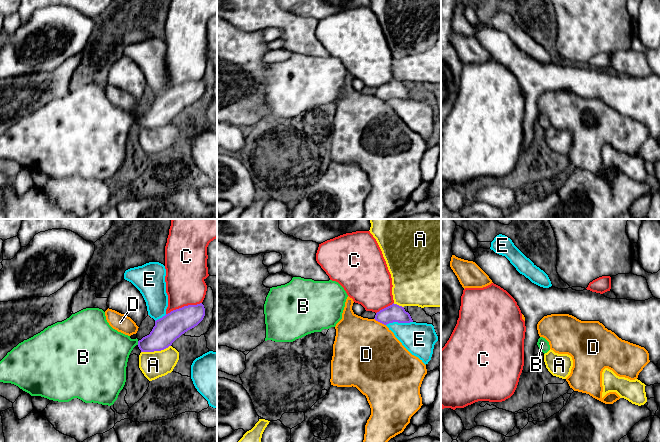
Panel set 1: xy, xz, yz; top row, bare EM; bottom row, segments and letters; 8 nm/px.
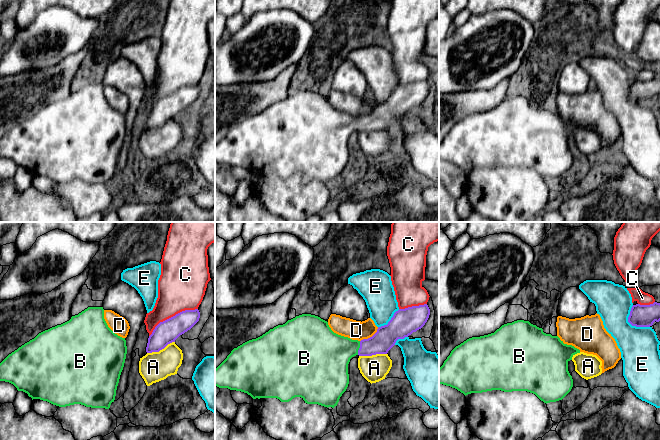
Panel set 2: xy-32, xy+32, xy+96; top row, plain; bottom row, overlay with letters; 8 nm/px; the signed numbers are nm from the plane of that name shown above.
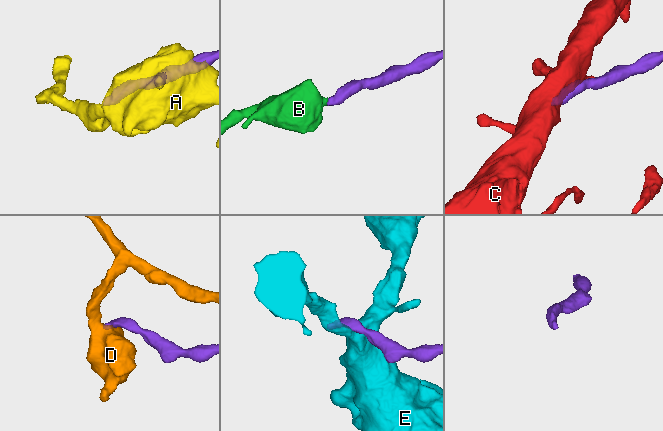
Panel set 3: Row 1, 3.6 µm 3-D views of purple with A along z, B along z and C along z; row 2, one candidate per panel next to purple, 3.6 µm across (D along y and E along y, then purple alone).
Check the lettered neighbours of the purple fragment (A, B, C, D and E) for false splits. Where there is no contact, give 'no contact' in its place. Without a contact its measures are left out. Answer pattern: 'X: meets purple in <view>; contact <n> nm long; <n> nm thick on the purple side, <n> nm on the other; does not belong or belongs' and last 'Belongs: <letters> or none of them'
A: meets purple in xy; contact 240 nm long; 220 nm thick on the purple side, 220 nm on the other; does not belong
B: meets purple in xy; contact 30 nm long; 200 nm thick on the purple side, 340 nm on the other; belongs
C: meets purple in xy; contact 300 nm long; 220 nm thick on the purple side, 320 nm on the other; does not belong
D: meets purple in xz; contact 110 nm long; 140 nm thick on the purple side, 500 nm on the other; does not belong
E: meets purple in xz; contact 220 nm long; 140 nm thick on the purple side, 260 nm on the other; does not belong
Belongs: B

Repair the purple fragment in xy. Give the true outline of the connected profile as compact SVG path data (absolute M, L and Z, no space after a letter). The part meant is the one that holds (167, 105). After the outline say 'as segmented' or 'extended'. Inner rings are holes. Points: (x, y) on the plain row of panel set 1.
M202 79L184 82L156 96L150 110L138 116L137 114L131 115L130 112L113 105L107 98L102 85L86 84L72 90L62 98L48 102L8 128L0 137L0 158L14 160L31 172L41 172L53 177L69 178L78 174L85 179L93 178L111 182L125 161L128 134L136 121L141 128L164 126L182 110L197 102L204 92L205 84Z | extended

